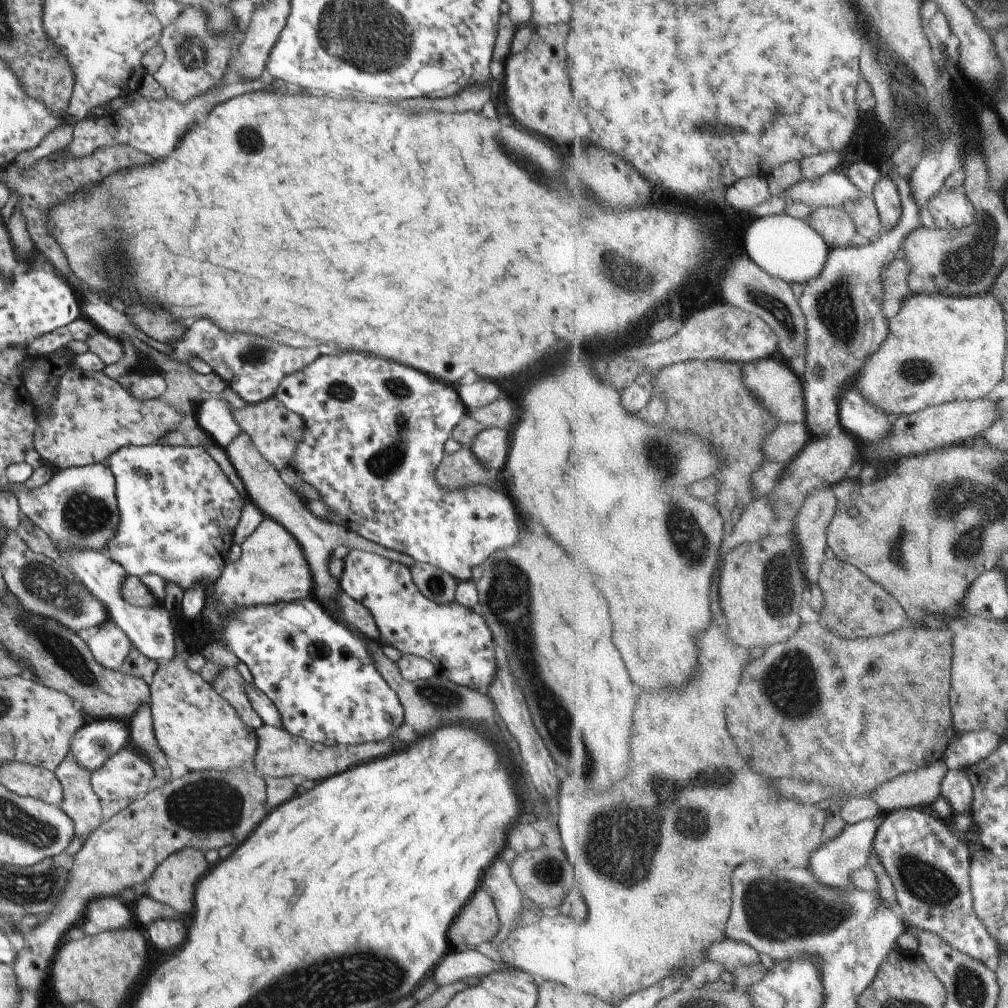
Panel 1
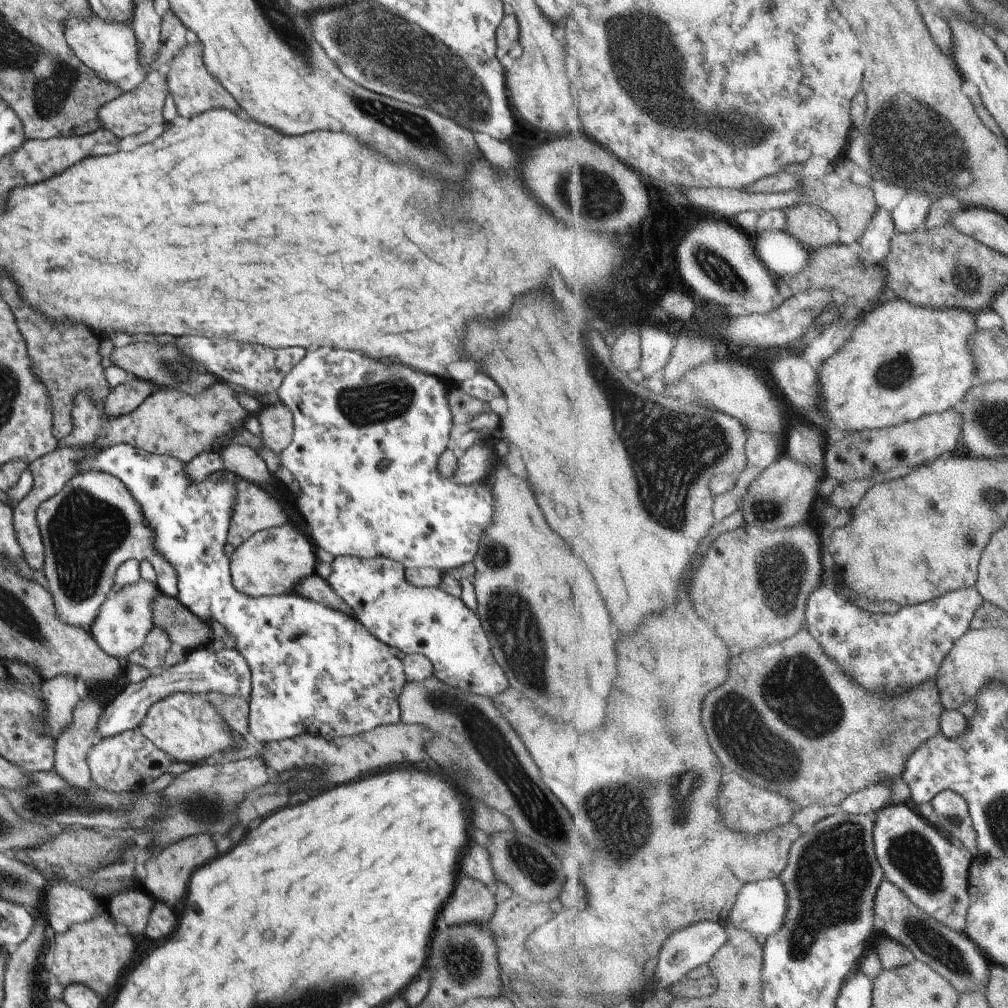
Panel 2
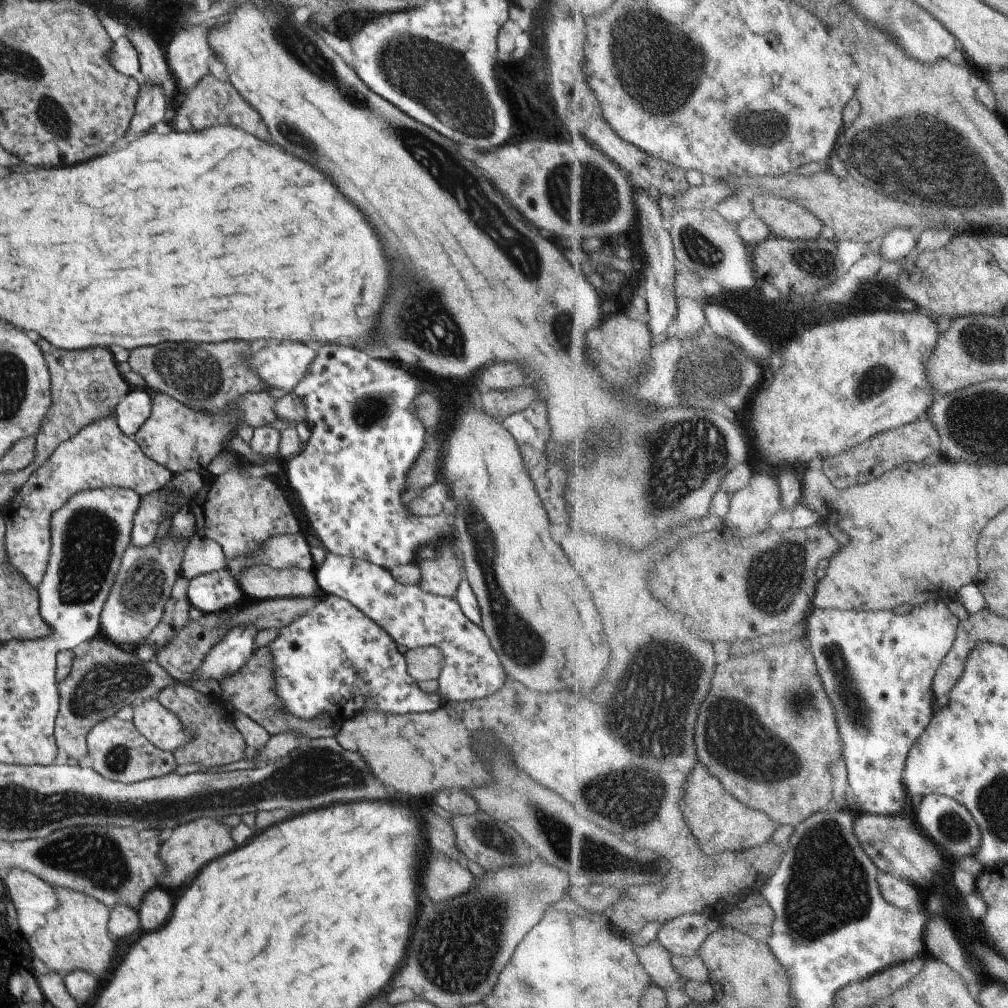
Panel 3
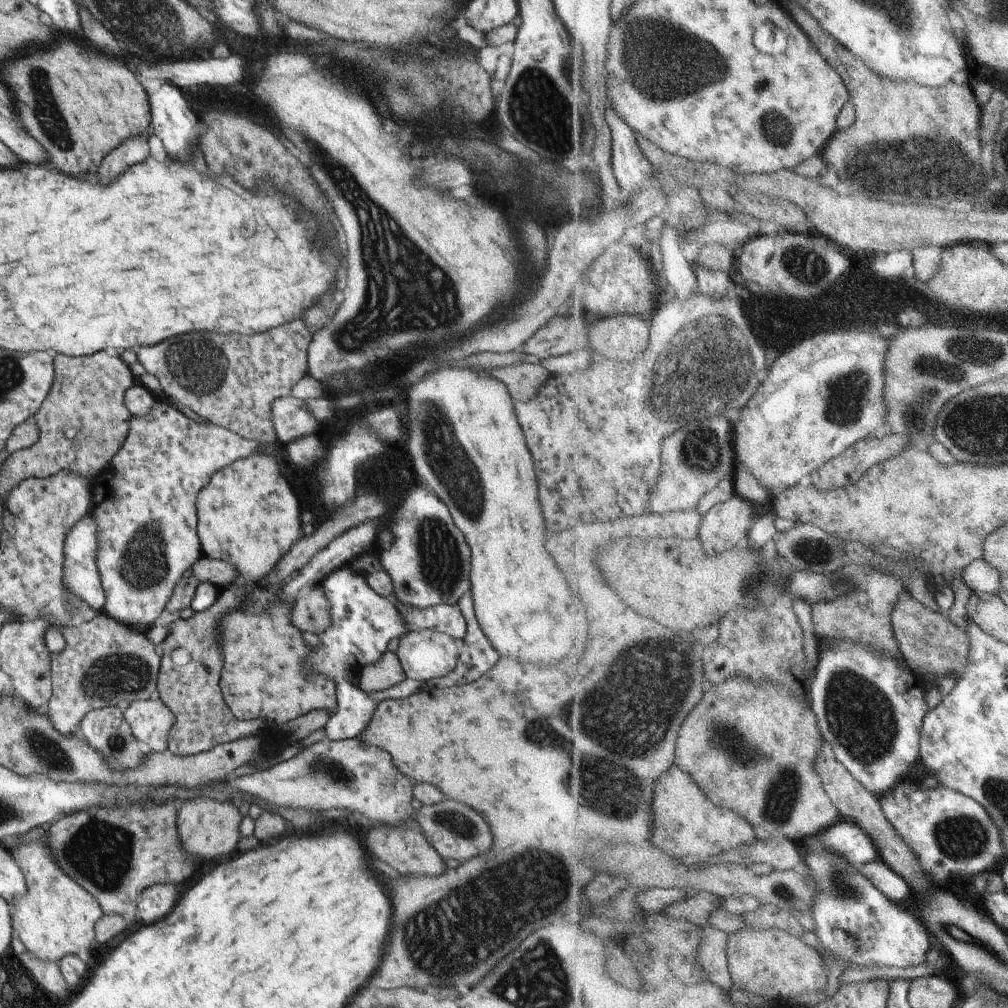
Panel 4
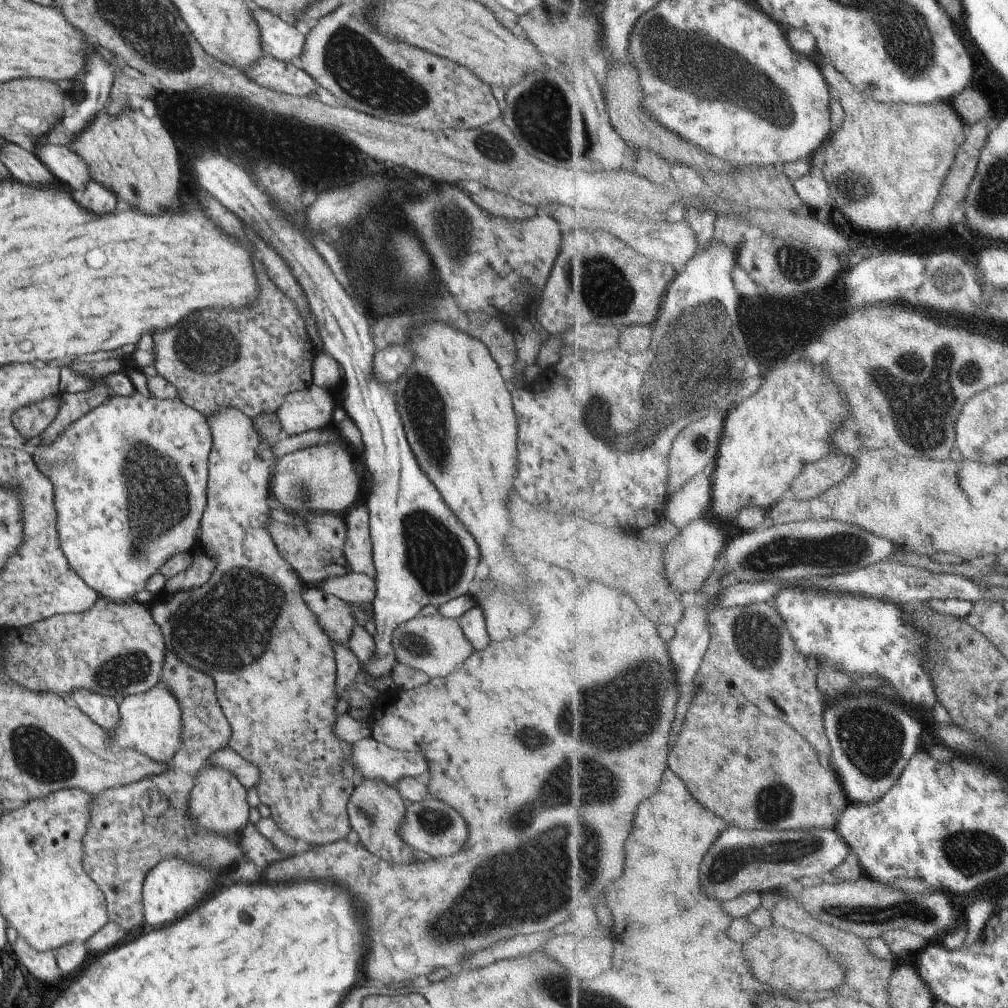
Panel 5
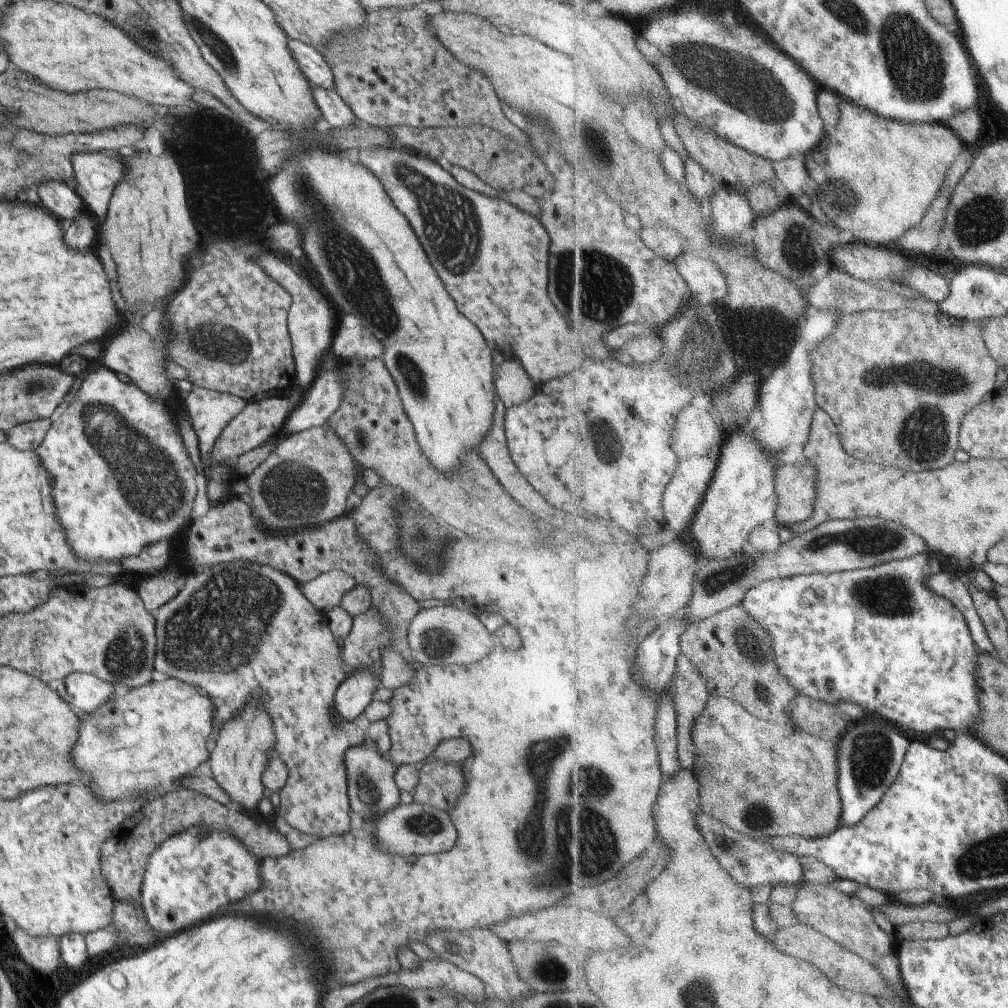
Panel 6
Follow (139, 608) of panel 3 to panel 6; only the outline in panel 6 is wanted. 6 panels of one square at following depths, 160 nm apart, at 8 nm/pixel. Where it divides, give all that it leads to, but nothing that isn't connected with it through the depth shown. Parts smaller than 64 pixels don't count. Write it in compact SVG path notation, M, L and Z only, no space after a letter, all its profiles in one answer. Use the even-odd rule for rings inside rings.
M86 360L86 367L82 372L84 372L84 376L79 382L79 388L71 396L66 396L67 401L63 410L52 417L52 423L45 438L34 451L40 458L40 463L52 476L54 482L52 497L56 506L56 515L64 526L64 533L76 555L86 561L103 561L104 563L111 561L121 565L127 555L136 555L143 547L155 541L166 540L172 543L181 538L181 532L187 528L191 520L191 508L193 508L193 498L195 498L195 490L197 490L195 470L179 436L177 424L171 418L171 414L165 412L162 405L145 395L143 391L139 392L133 383L119 381L113 371L97 364L95 360L93 362Z

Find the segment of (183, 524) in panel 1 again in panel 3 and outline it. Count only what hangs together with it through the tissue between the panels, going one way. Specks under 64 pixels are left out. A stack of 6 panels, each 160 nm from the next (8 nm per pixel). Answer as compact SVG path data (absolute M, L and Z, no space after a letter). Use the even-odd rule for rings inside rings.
M131 388L121 397L114 408L114 416L119 430L130 438L150 415L152 400L148 394L149 390L146 388ZM225 569L191 577L186 595L190 606L201 613L233 610L247 601L234 583L233 576ZM334 594L326 595L308 613L279 629L280 635L267 648L274 670L274 691L284 711L305 720L317 715L331 715L334 721L343 722L367 709L405 714L431 712L437 708L437 698L423 694L417 682L407 674L403 655L397 651L395 641L347 600Z

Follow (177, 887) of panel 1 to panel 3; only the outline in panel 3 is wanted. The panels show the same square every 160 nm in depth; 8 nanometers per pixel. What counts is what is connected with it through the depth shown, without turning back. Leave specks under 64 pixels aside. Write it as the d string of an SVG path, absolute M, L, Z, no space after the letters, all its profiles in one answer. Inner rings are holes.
M199 817L165 832L158 850L159 858L166 864L163 888L169 886L169 882L171 886L179 886L191 880L209 860L235 848L233 840L229 838L231 828L221 823L219 819L219 817Z

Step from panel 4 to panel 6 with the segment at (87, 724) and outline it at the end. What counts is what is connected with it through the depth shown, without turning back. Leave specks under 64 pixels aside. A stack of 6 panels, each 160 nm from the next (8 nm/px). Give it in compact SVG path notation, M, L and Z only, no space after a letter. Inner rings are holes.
M82 672L67 673L63 680L58 680L52 687L67 704L79 708L82 714L94 711L114 692L110 684Z

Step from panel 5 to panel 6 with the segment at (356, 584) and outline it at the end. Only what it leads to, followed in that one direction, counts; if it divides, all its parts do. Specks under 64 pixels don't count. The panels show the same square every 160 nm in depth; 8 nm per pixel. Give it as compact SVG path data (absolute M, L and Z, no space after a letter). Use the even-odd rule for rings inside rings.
M333 569L306 582L300 589L307 602L312 604L314 609L325 614L339 605L342 596L347 594L355 584L350 574Z

